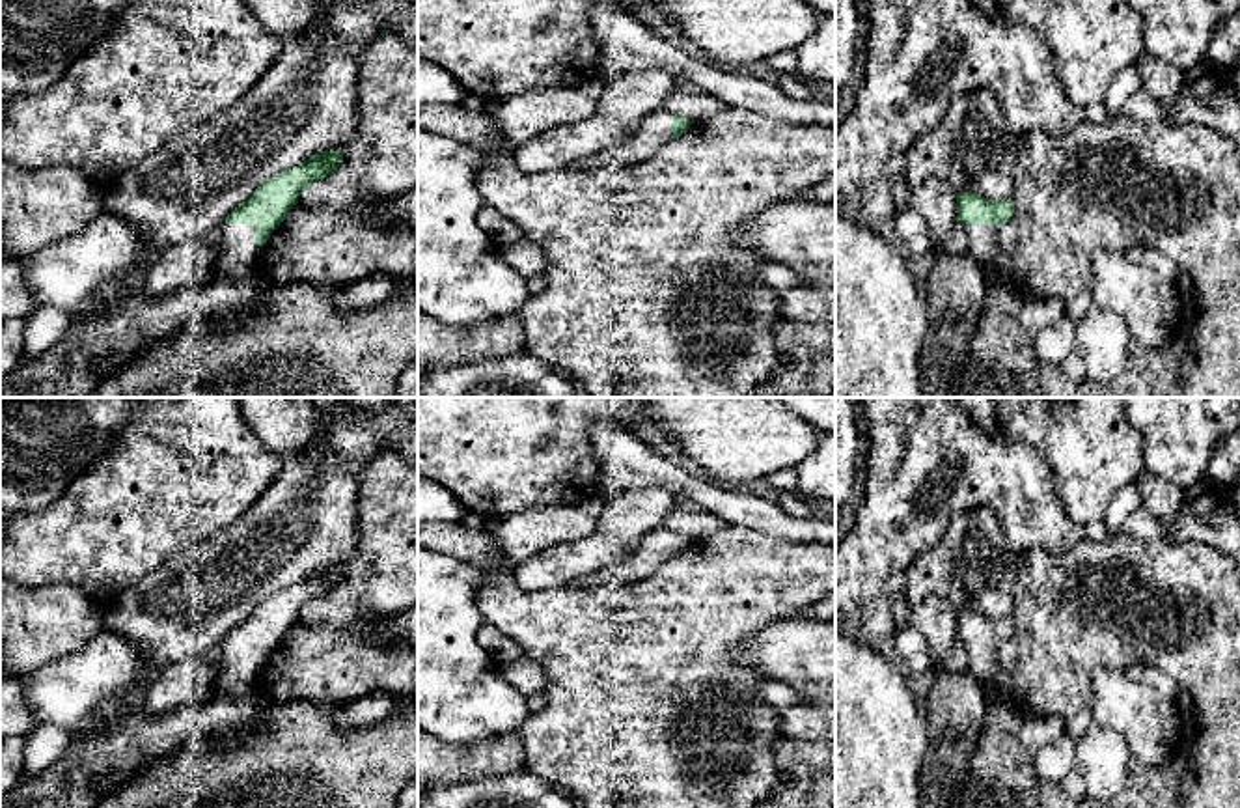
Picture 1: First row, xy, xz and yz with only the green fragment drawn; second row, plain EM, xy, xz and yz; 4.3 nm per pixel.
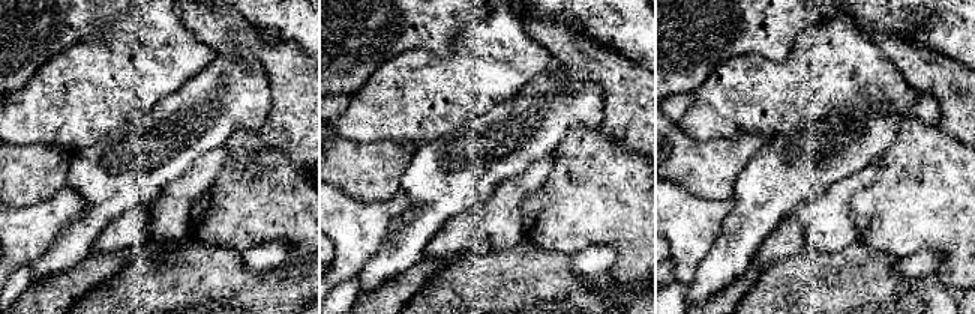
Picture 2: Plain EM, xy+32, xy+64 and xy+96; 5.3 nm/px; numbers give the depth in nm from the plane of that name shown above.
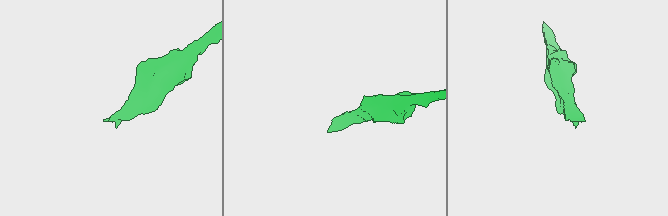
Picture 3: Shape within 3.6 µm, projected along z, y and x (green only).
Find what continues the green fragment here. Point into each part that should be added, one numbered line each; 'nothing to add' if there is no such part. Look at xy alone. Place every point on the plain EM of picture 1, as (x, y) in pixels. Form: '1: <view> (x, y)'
1: xy (237, 670)

